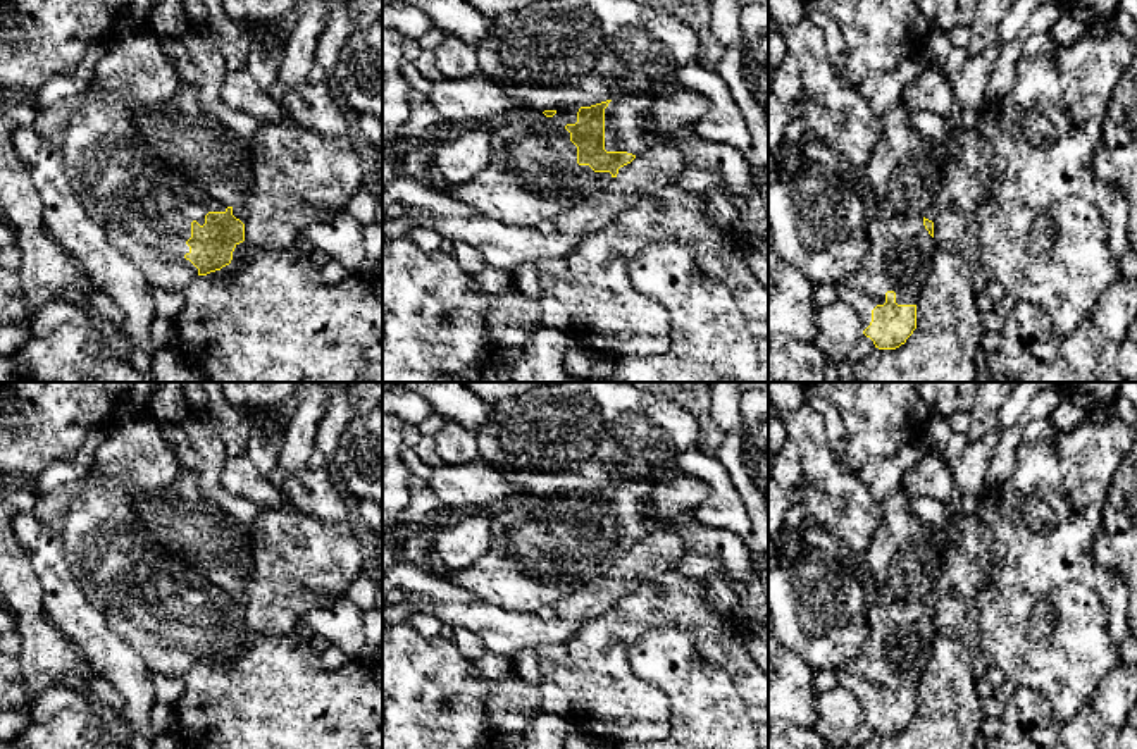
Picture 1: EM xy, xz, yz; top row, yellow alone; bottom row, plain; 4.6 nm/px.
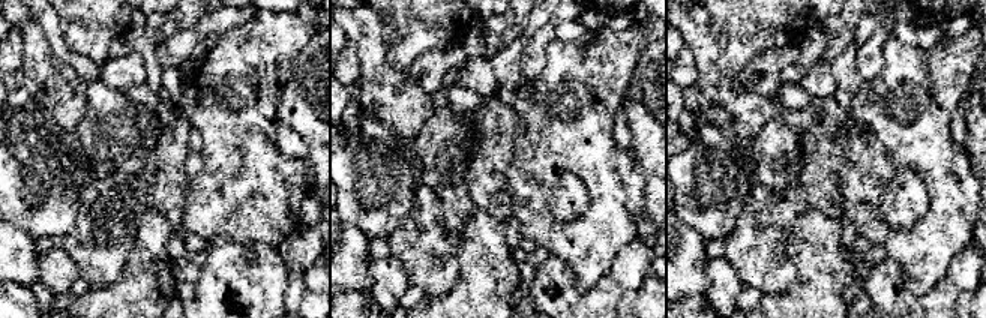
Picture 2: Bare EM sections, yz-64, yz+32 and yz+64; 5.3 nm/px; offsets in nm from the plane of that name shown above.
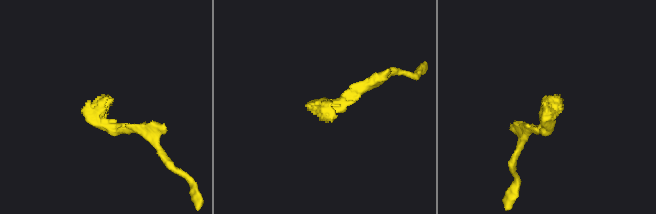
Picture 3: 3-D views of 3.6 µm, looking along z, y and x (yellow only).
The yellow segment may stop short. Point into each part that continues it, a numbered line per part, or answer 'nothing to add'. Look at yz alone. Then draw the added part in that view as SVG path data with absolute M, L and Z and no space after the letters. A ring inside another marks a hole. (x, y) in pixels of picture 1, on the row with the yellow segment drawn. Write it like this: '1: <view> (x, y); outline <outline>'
1: yz (900, 252); outline M875 217L868 224L865 260L836 284L837 298L854 310L865 331L887 291L896 293L898 305L916 305L937 250L923 217Z

